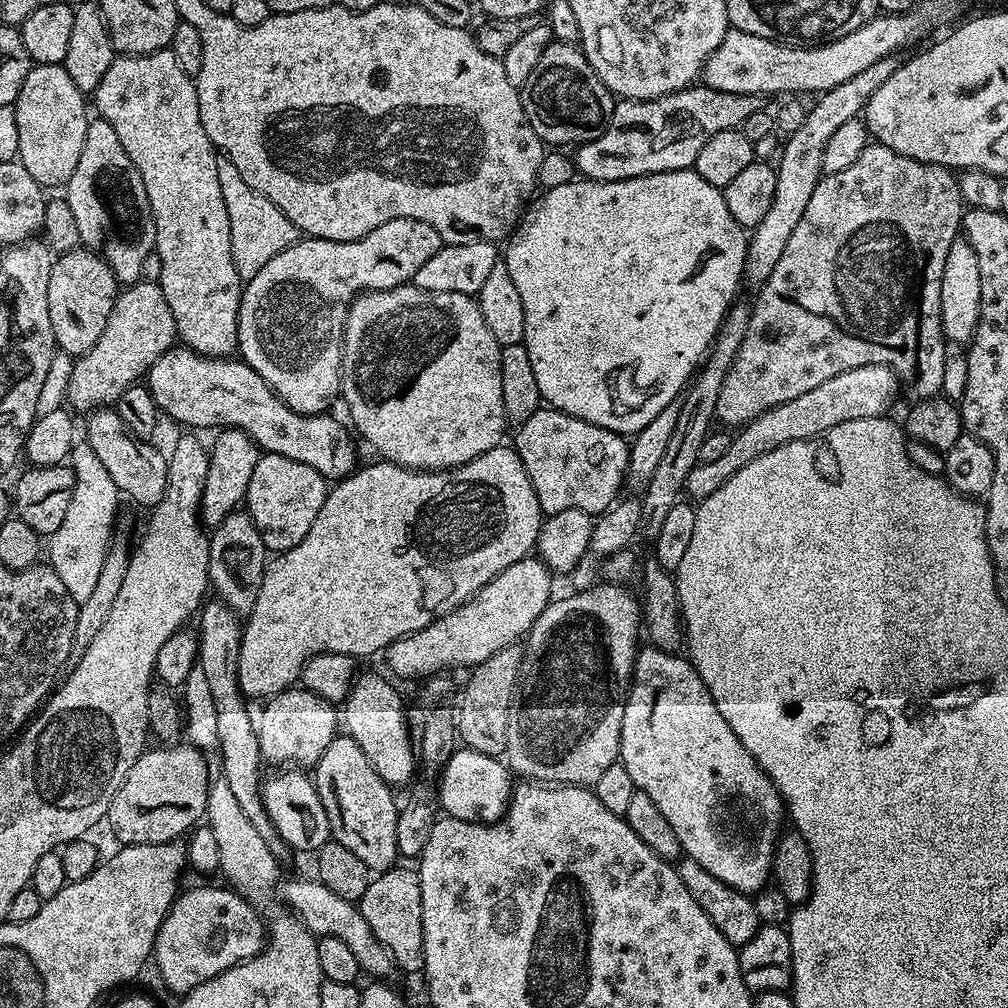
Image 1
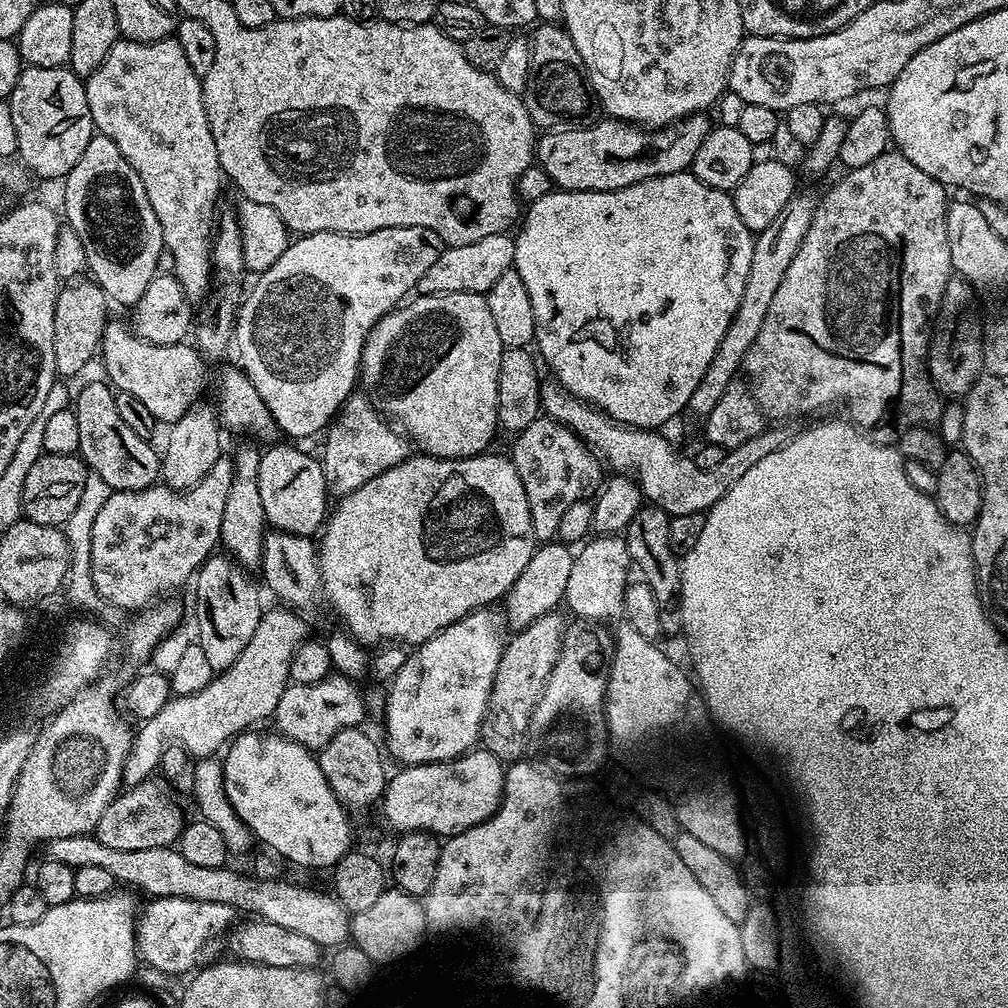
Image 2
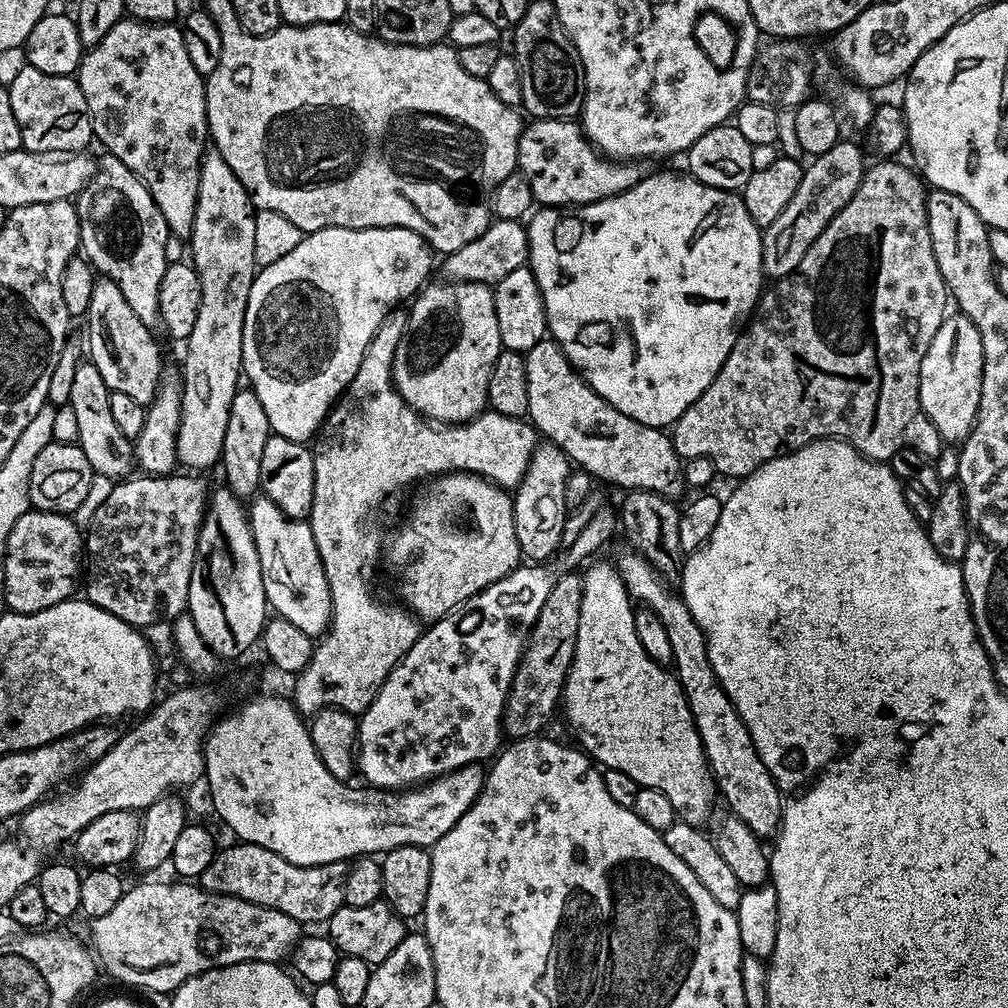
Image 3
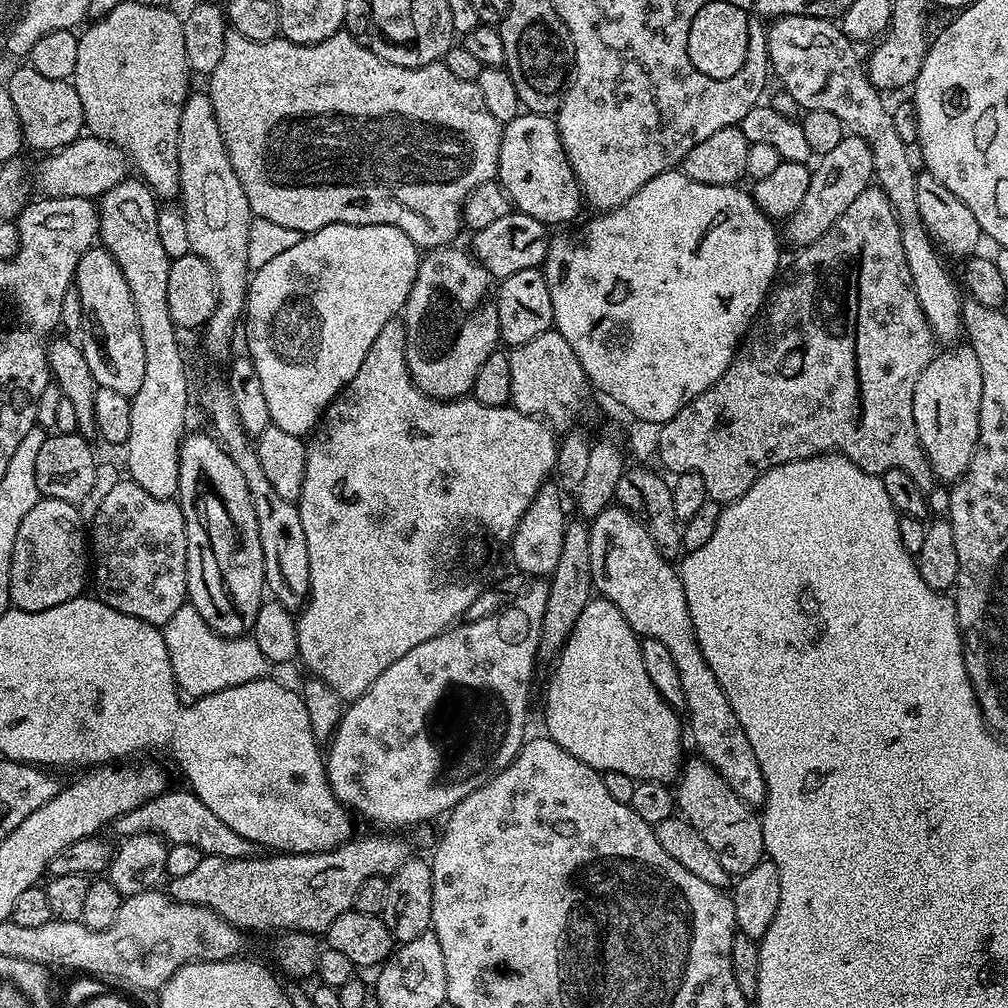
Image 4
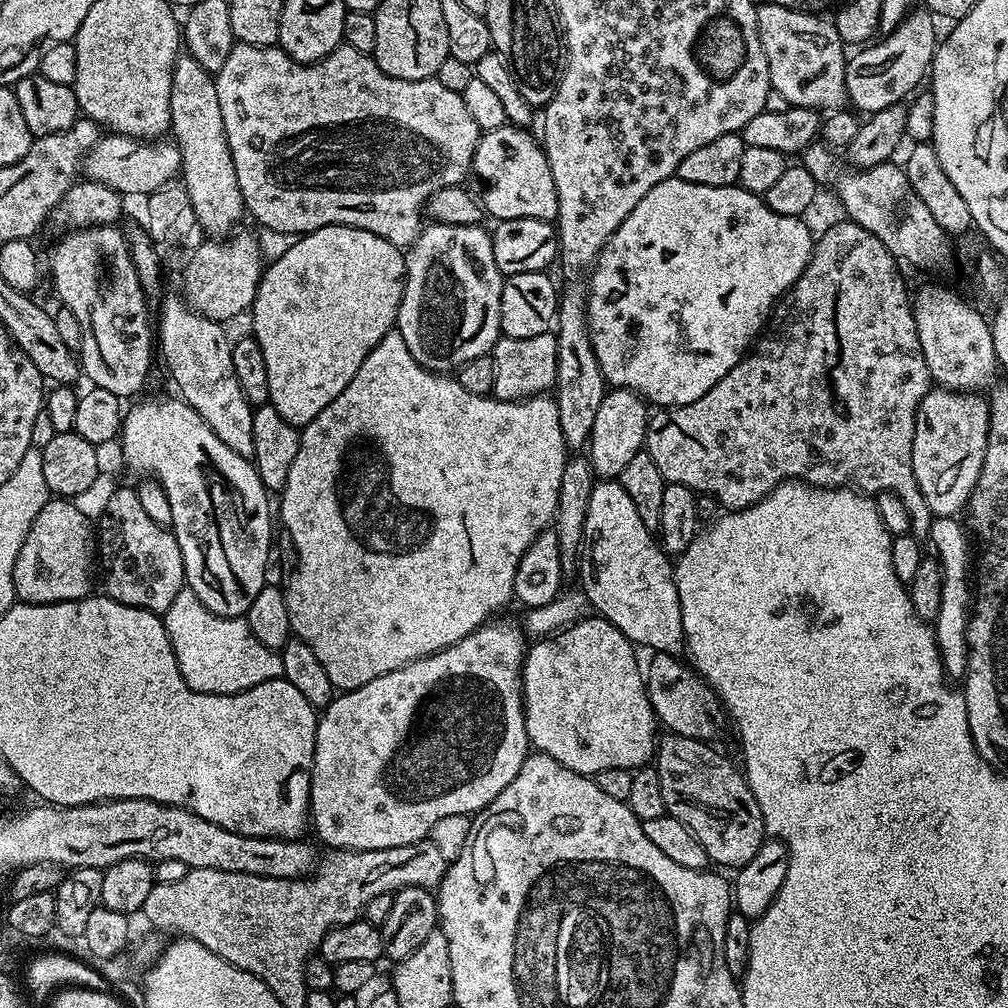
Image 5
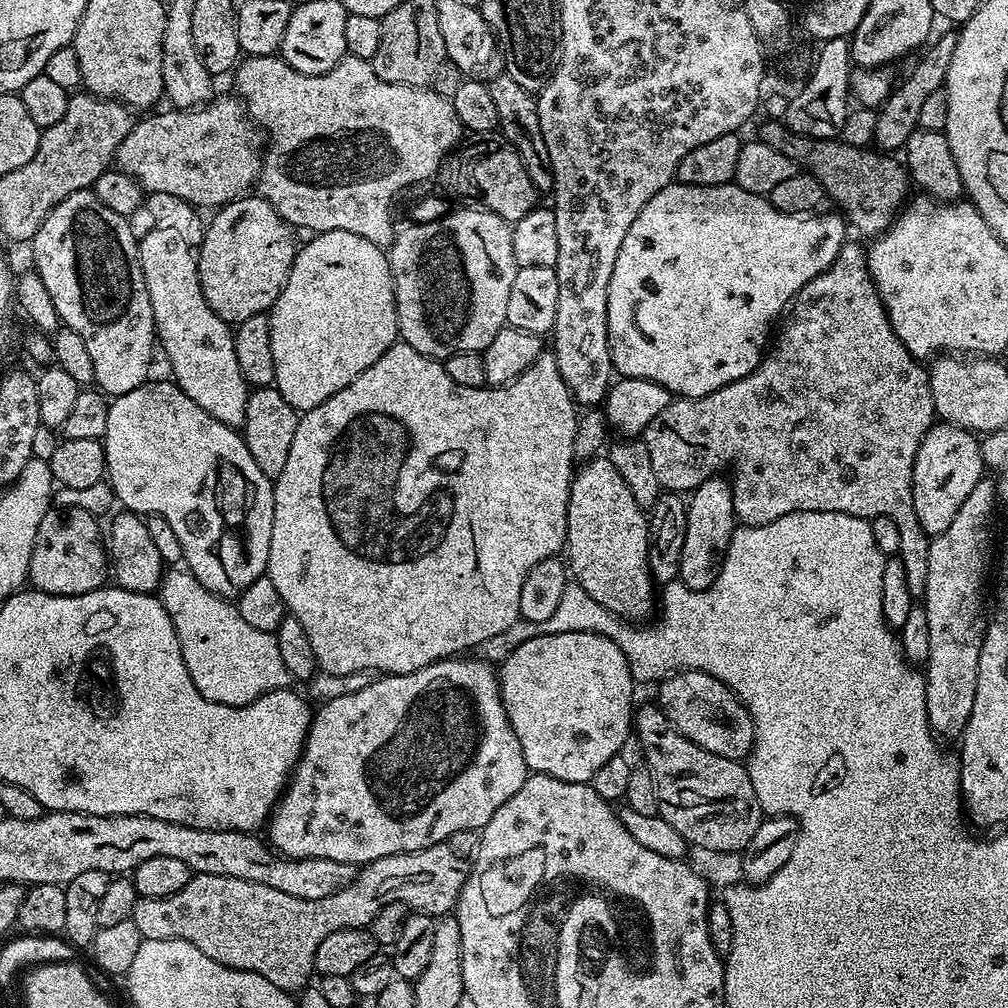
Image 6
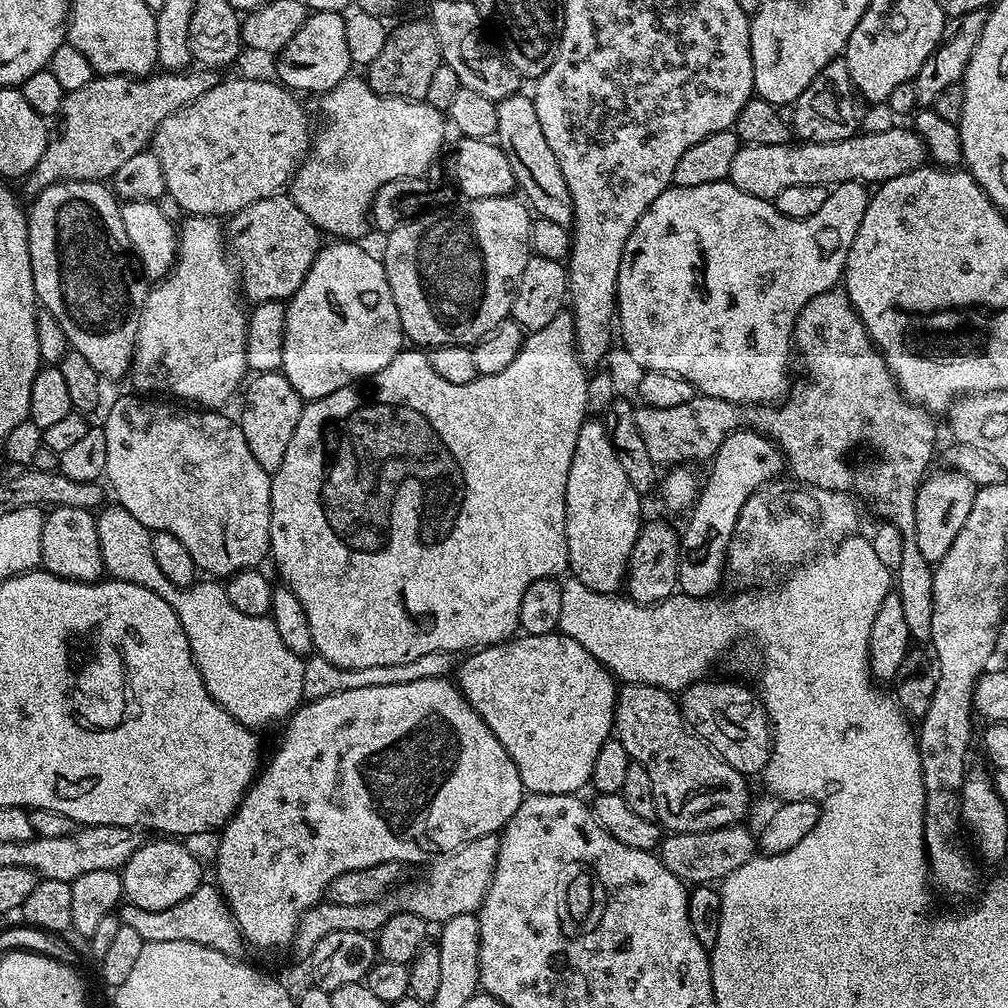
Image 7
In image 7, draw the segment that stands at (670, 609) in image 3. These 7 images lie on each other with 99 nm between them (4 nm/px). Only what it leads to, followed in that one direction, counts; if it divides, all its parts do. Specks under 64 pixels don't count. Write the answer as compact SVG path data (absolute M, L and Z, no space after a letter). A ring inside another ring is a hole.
M603 419L585 420L582 430L578 430L578 442L574 446L574 458L570 462L570 474L566 478L566 546L571 575L590 591L613 594L619 593L619 588L621 591L628 575L630 550L634 550L634 542L642 527L640 500L641 493L630 486L630 478L626 478L622 471L622 462L618 462L618 454L610 442Z

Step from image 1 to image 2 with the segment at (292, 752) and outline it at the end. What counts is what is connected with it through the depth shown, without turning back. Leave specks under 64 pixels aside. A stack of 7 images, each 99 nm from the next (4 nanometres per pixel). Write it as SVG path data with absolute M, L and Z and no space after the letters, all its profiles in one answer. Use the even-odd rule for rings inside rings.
M329 674L313 684L289 683L278 698L274 713L279 735L298 742L306 749L319 750L341 729L363 725L364 696L356 684L359 683L353 677L339 674Z

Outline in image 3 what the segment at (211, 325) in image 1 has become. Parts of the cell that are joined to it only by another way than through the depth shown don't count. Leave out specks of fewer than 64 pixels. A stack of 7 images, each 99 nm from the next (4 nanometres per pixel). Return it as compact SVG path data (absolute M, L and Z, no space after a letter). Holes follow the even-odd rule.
M131 18L119 20L114 26L114 30L110 30L110 34L106 34L106 38L102 38L102 42L98 42L94 47L85 51L84 57L80 59L78 79L82 94L86 94L86 106L92 119L92 135L98 141L98 144L100 140L101 146L104 147L103 151L107 155L118 158L118 162L126 162L126 166L130 166L130 170L143 182L146 190L150 190L158 210L162 210L162 218L166 218L168 231L173 237L191 237L192 227L194 226L194 210L198 206L200 164L203 162L205 151L209 147L210 137L208 135L208 119L206 118L205 77L200 76L198 70L194 70L194 62L190 62L190 54L186 54L183 31L175 23L150 24Z

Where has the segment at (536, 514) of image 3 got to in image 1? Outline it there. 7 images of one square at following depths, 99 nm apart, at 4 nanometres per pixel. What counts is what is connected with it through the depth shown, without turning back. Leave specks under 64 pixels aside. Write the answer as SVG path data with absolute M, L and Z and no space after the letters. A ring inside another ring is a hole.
M542 406L533 416L526 418L526 422L519 425L515 432L516 453L522 458L522 466L526 466L526 474L530 474L534 494L538 494L538 506L545 517L571 508L589 514L603 514L616 503L624 488L630 447L629 441L621 433L612 432L609 428L599 428L547 406Z

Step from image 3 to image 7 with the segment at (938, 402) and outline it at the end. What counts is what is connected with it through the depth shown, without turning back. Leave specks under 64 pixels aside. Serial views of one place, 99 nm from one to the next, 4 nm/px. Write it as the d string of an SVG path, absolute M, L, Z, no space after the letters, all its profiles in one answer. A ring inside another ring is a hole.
M933 471L916 490L916 541L918 550L922 550L922 558L926 558L932 566L939 564L946 550L954 546L954 538L958 538L958 530L962 530L966 517L970 515L970 506L974 506L978 487L973 480L966 478L961 472L943 471L936 473Z

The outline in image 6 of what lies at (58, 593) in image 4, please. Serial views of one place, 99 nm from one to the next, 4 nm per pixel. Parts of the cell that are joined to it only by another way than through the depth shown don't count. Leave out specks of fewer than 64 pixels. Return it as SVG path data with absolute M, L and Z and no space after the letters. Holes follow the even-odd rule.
M49 509L35 535L34 553L28 567L31 587L55 596L81 596L103 587L108 576L108 563L99 524L99 519L86 510Z

